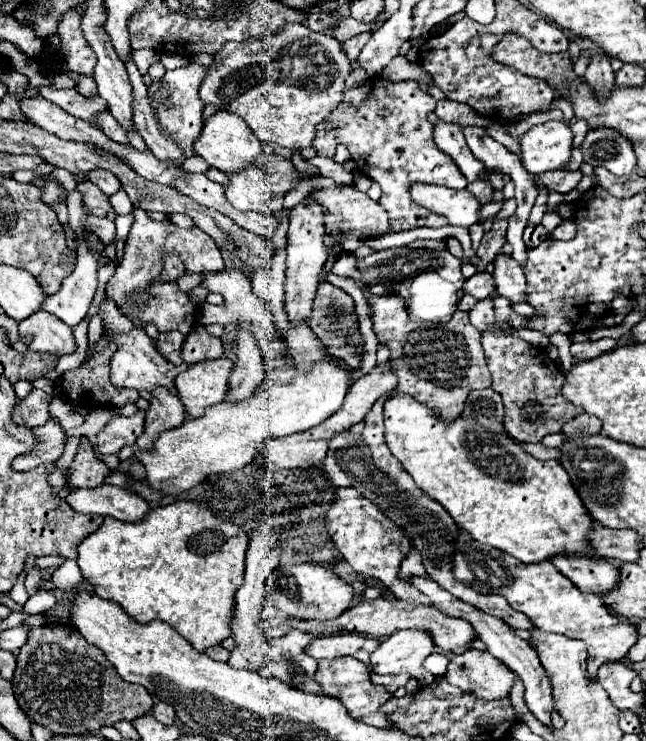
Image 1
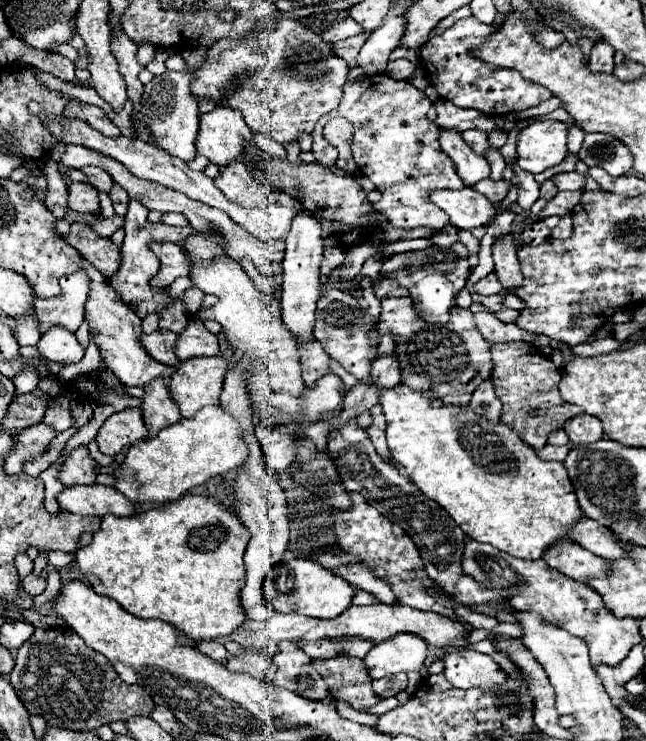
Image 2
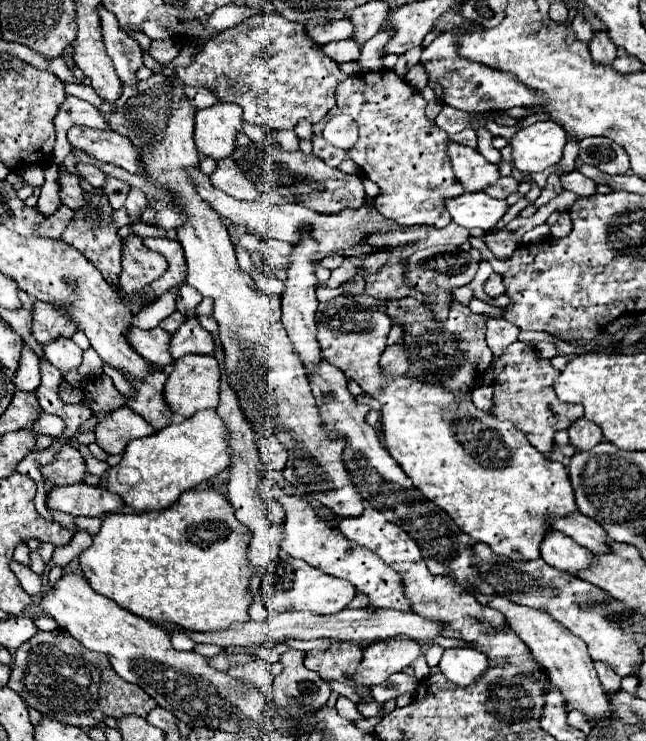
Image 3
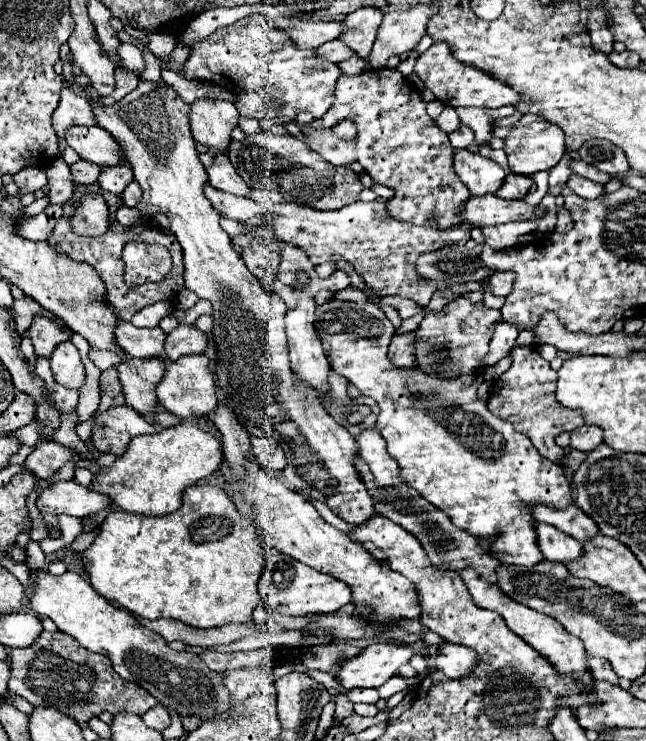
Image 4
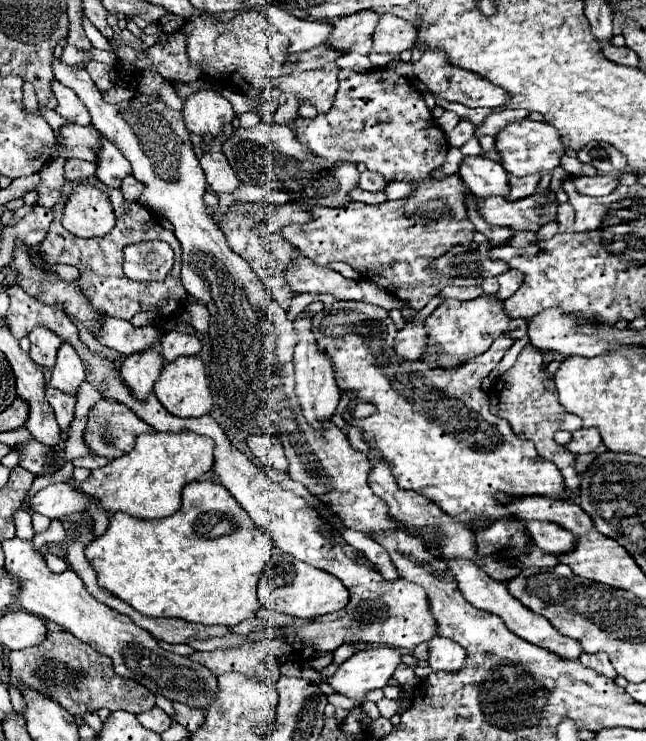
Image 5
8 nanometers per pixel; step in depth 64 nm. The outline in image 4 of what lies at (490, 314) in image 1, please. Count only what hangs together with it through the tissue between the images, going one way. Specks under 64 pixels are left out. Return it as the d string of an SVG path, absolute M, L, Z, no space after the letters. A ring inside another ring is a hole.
M504 320L492 324L492 328L494 328L494 334L492 334L492 340L490 340L490 352L486 356L484 366L492 366L498 360L502 360L504 356L508 356L510 348L516 342L516 336L518 336L516 326L514 324L508 324Z

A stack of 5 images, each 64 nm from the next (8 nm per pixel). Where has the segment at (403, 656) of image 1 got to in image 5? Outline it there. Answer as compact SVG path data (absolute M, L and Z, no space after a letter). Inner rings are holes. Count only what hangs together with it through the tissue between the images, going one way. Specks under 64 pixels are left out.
M370 646L342 662L334 676L330 676L330 686L348 696L354 706L360 706L364 694L368 690L384 688L400 664L400 650L392 646Z

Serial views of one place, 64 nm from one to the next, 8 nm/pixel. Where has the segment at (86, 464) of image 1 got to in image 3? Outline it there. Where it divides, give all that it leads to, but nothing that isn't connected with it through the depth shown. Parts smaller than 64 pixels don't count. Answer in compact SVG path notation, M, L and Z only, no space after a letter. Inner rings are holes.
M64 446L56 460L48 466L42 466L42 474L50 478L56 486L64 484L78 484L88 474L84 456L74 446Z

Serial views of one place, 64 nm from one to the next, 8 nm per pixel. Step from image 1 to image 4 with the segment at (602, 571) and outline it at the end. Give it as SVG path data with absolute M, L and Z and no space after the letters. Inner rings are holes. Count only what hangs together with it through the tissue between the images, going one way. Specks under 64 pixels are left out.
M536 524L538 534L538 546L540 552L548 562L558 562L568 566L570 562L578 560L582 556L582 544L578 540L572 540L568 534L548 526L548 524Z

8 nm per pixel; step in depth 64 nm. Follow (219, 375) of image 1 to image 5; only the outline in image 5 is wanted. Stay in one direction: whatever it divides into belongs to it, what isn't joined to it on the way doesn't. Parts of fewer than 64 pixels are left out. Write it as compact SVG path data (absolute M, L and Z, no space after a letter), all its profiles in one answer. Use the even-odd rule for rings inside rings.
M180 356L174 362L168 362L154 384L154 394L170 414L180 416L180 418L194 418L194 416L210 414L214 406L210 382L208 382L206 368L200 356Z

